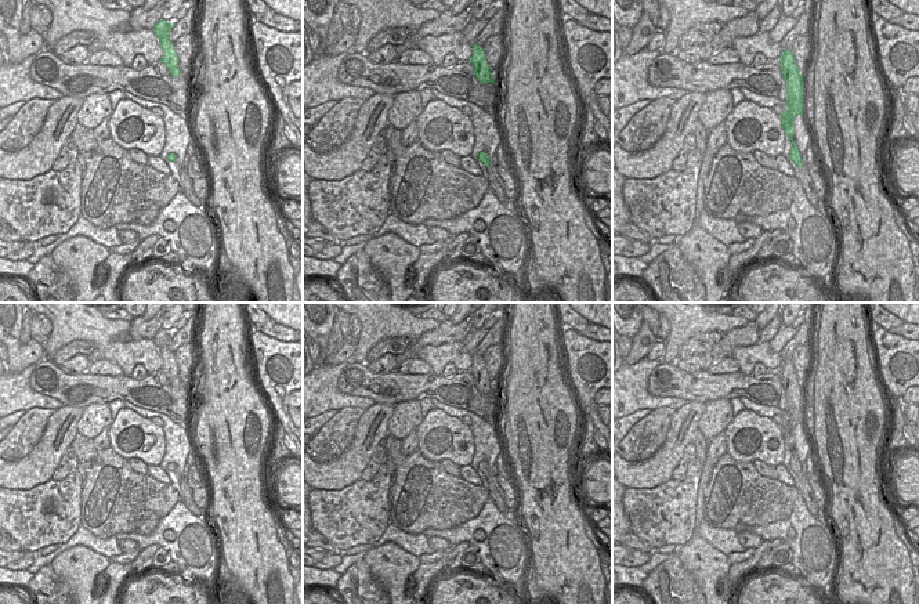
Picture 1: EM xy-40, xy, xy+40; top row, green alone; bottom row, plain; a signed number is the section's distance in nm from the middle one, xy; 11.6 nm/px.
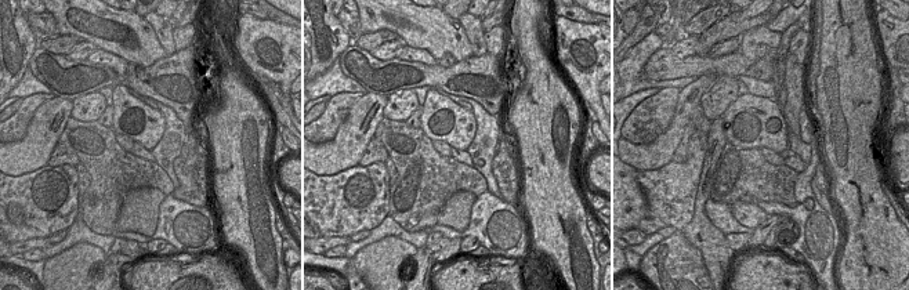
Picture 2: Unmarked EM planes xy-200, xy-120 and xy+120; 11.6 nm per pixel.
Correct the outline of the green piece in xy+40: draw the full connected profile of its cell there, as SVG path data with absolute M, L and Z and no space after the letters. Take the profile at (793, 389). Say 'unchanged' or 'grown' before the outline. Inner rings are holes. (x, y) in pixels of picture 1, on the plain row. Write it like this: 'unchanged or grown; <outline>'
grown; M790 359L782 361L782 365L779 368L779 375L782 380L782 387L785 390L786 404L788 404L786 410L785 410L788 415L788 419L782 420L779 427L782 430L782 438L784 438L785 445L788 445L792 449L792 457L789 463L790 469L788 471L795 481L793 487L797 489L799 495L803 498L808 511L824 527L831 527L825 509L822 507L819 509L817 506L813 489L807 480L807 471L804 474L802 473L802 466L793 449L793 428L797 424L804 423L803 384L799 381Z

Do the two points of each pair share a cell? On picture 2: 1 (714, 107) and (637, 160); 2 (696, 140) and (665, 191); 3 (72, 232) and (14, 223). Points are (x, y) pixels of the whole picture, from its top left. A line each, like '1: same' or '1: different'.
1: different
2: same
3: different

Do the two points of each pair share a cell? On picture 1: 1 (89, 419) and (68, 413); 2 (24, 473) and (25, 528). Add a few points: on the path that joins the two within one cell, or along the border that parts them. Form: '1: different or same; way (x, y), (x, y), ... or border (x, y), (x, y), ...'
1: different; border (84, 409), (76, 425), (76, 431)
2: different; border (50, 478), (28, 489), (14, 489)

